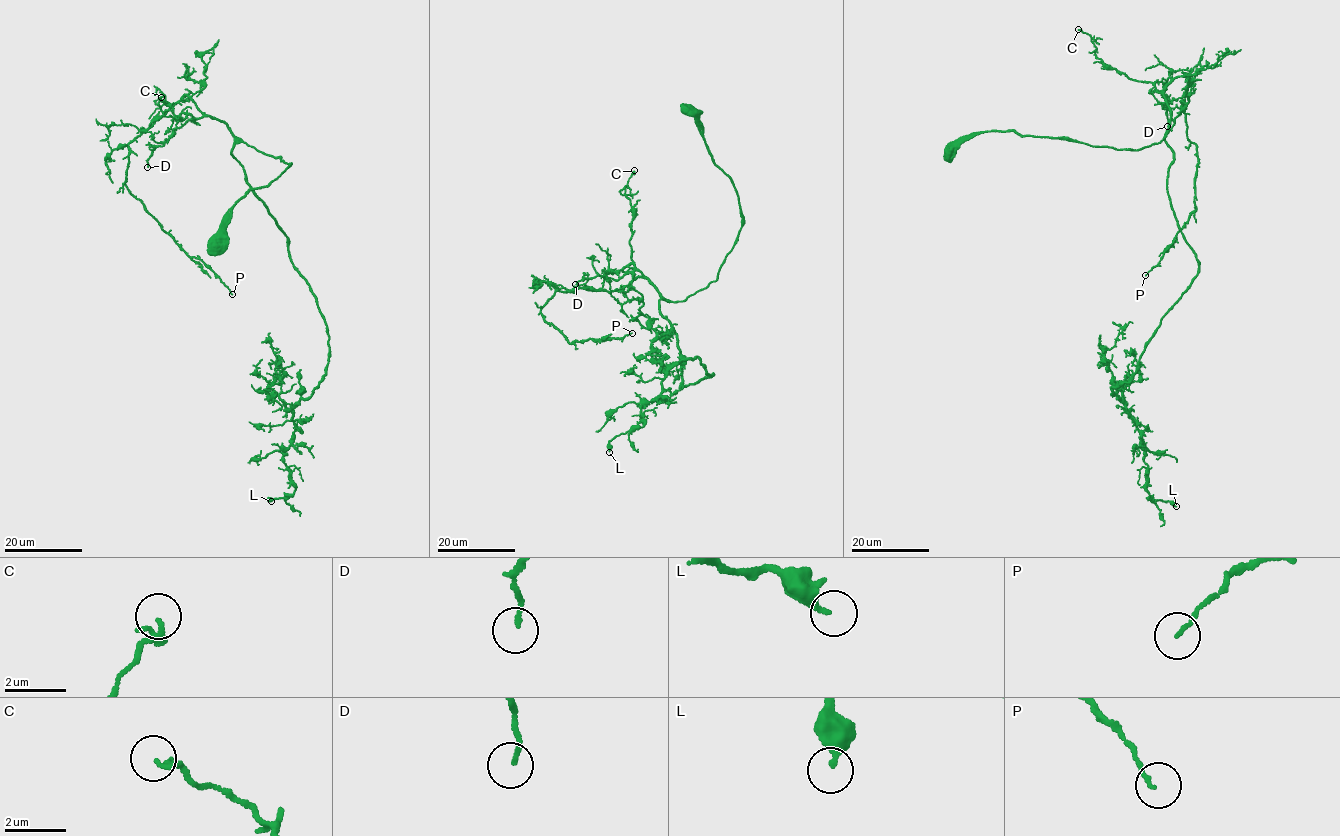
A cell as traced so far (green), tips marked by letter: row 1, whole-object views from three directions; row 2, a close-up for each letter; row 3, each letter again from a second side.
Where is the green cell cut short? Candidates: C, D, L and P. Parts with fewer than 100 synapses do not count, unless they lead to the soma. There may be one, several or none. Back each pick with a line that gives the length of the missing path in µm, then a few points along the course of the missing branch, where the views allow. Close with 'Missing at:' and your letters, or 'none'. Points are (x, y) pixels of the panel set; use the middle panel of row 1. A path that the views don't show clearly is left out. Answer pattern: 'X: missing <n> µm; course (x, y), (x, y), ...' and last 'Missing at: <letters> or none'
Missing at: none

